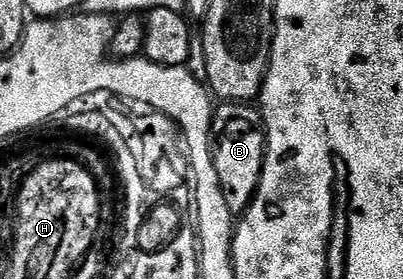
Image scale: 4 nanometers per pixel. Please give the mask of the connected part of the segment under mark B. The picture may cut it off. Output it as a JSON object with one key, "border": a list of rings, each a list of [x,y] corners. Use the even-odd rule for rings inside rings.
{"border":[[[223,102],[214,107],[211,118],[211,137],[215,151],[213,164],[216,165],[225,200],[236,216],[246,214],[251,207],[267,159],[267,125],[263,123],[262,113],[253,107],[246,102]]]}

